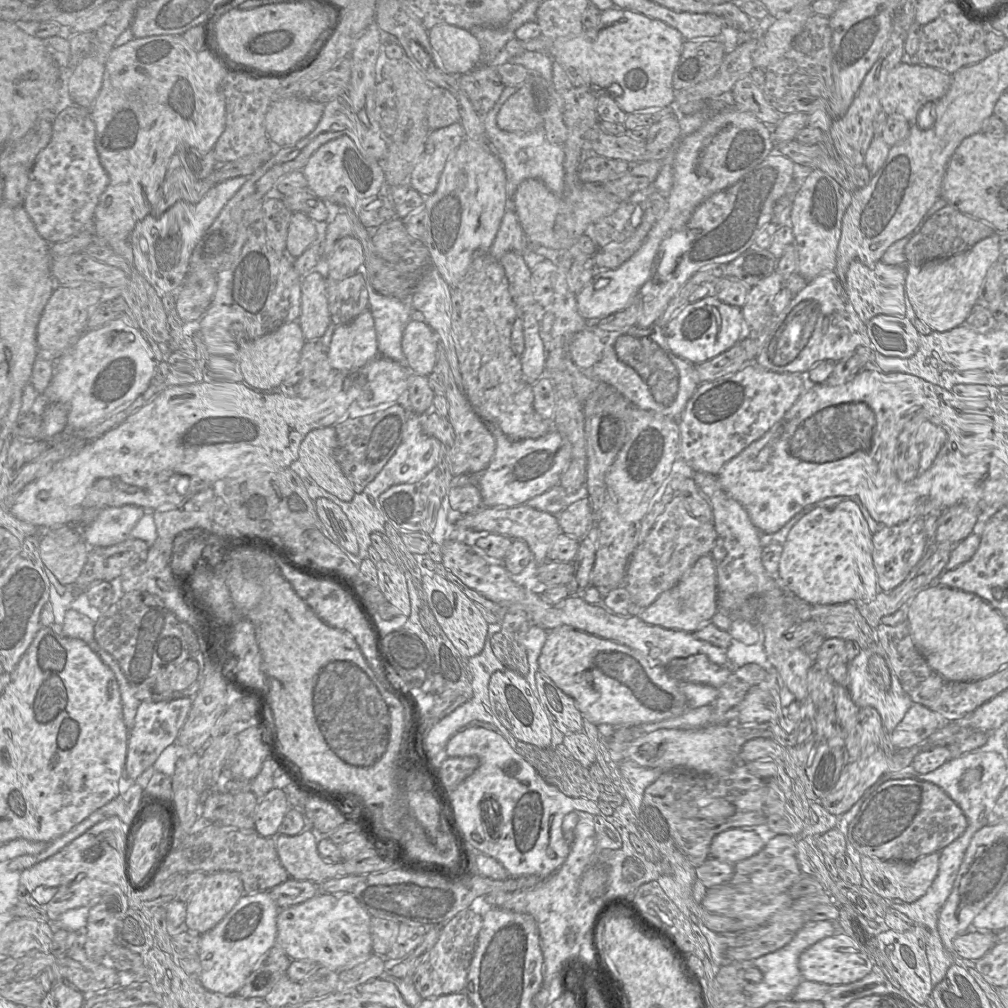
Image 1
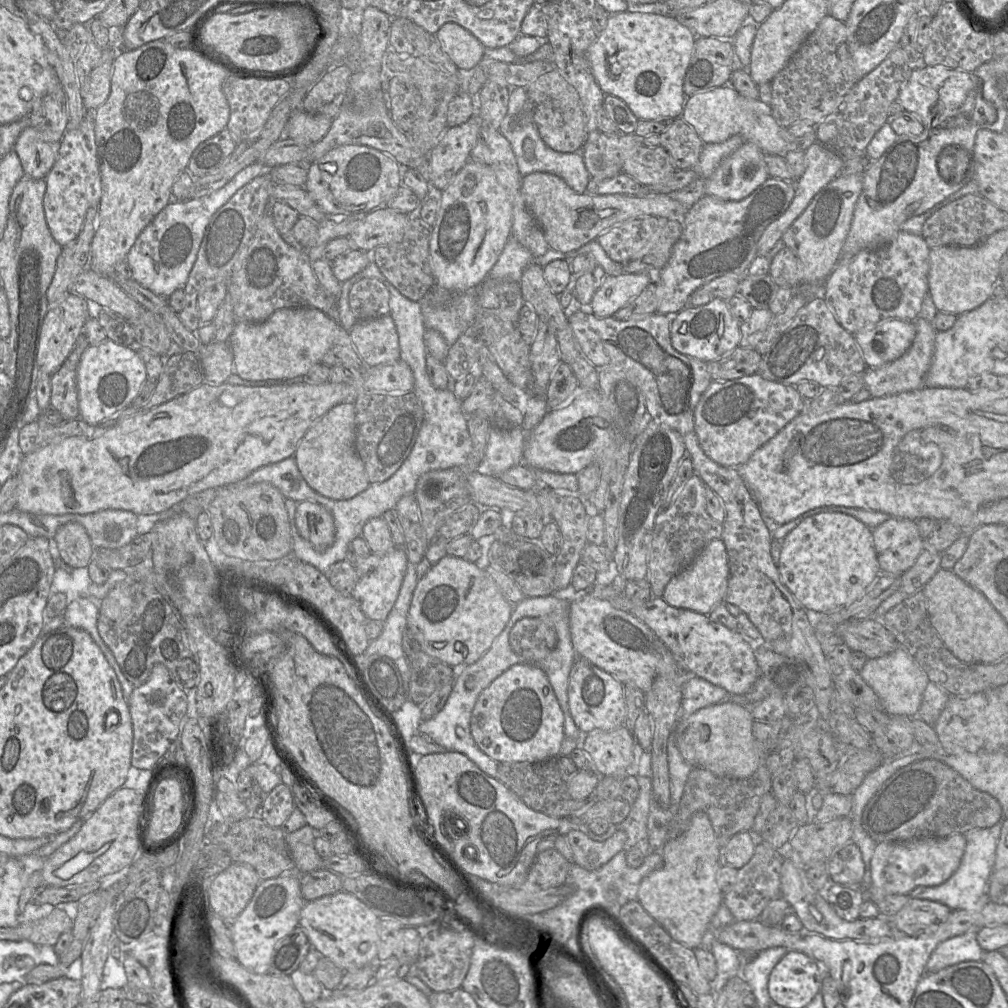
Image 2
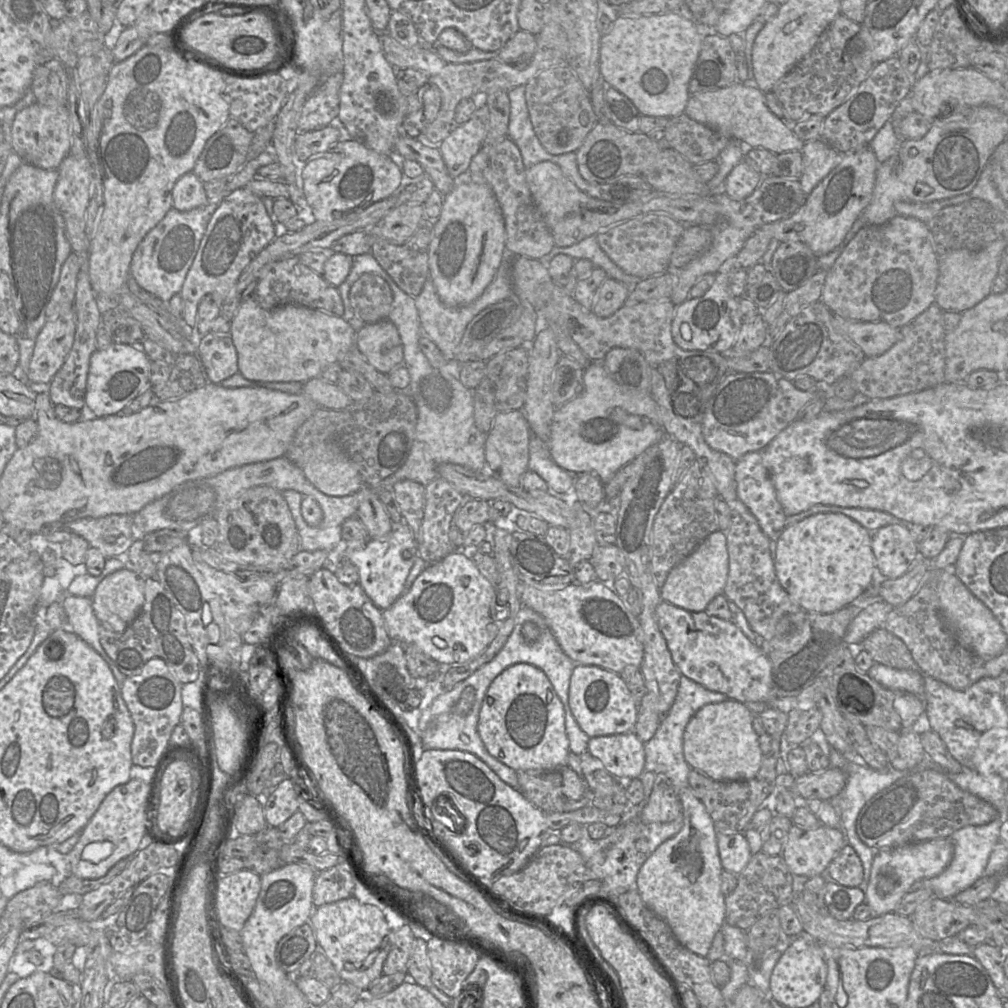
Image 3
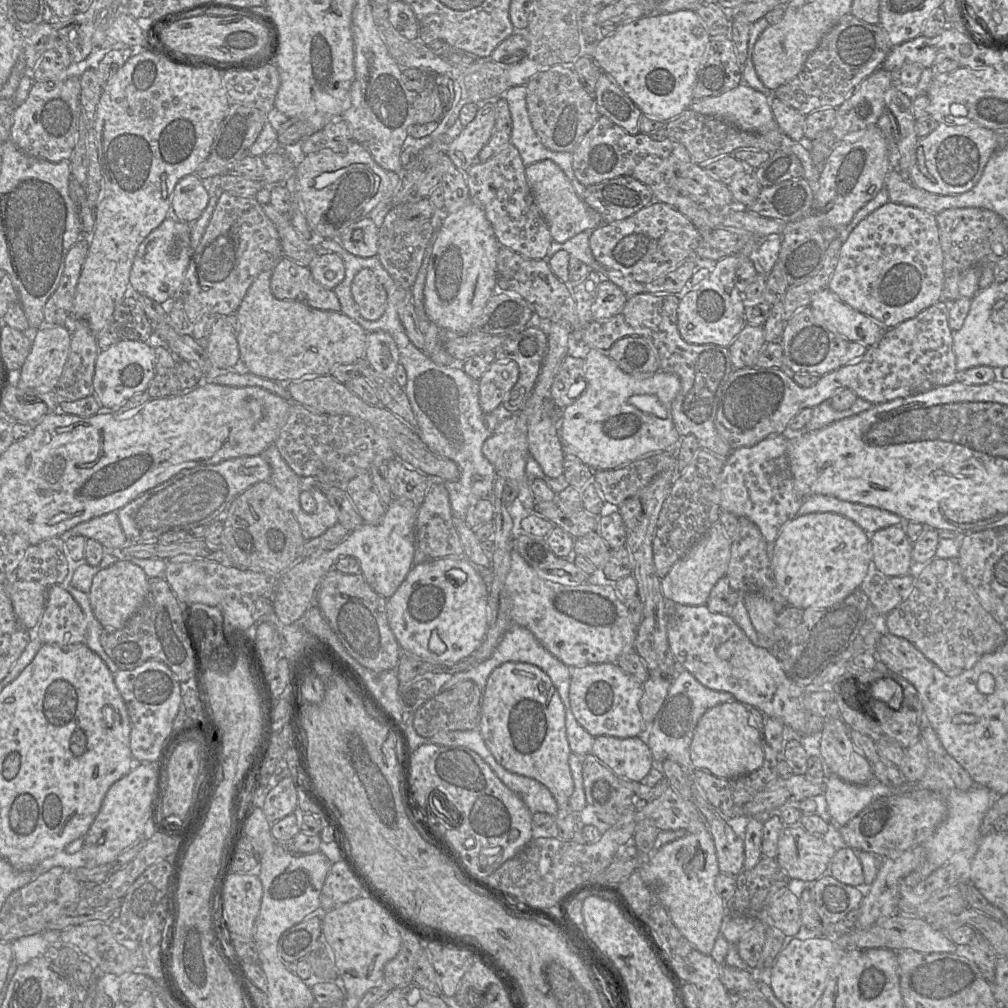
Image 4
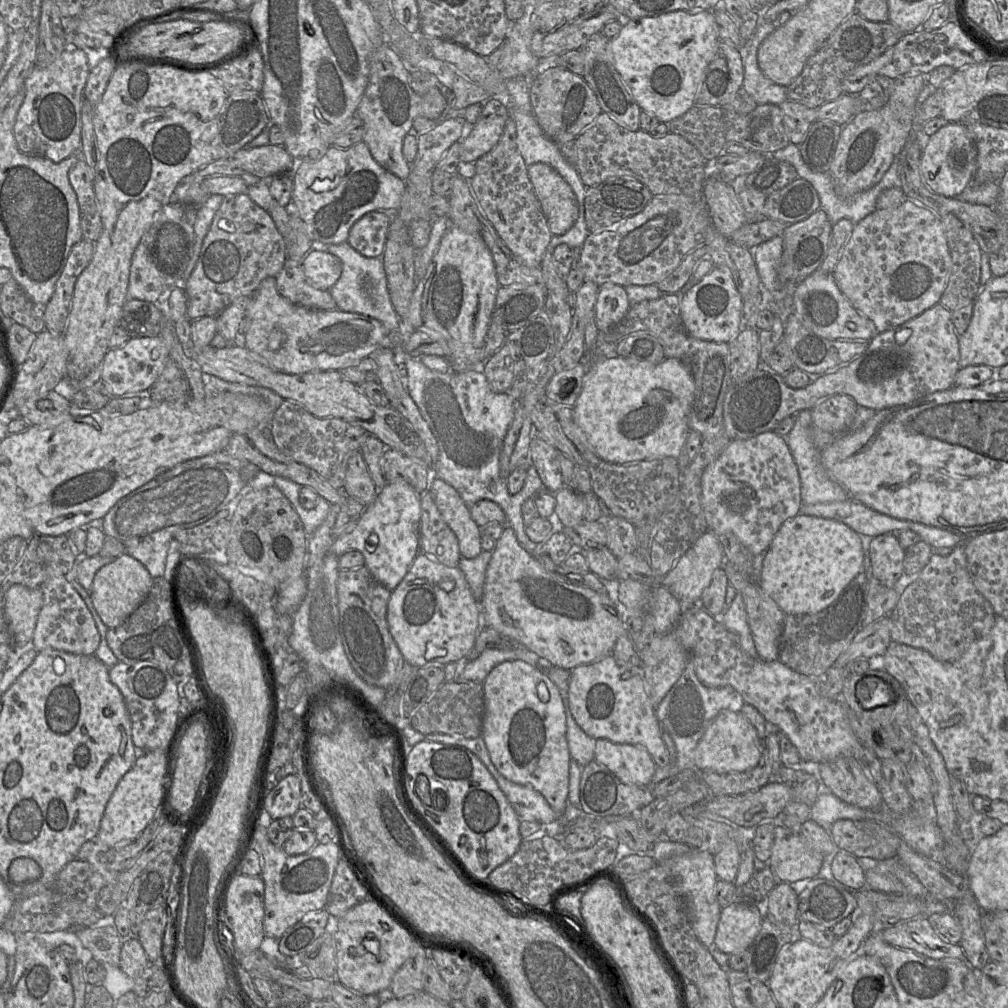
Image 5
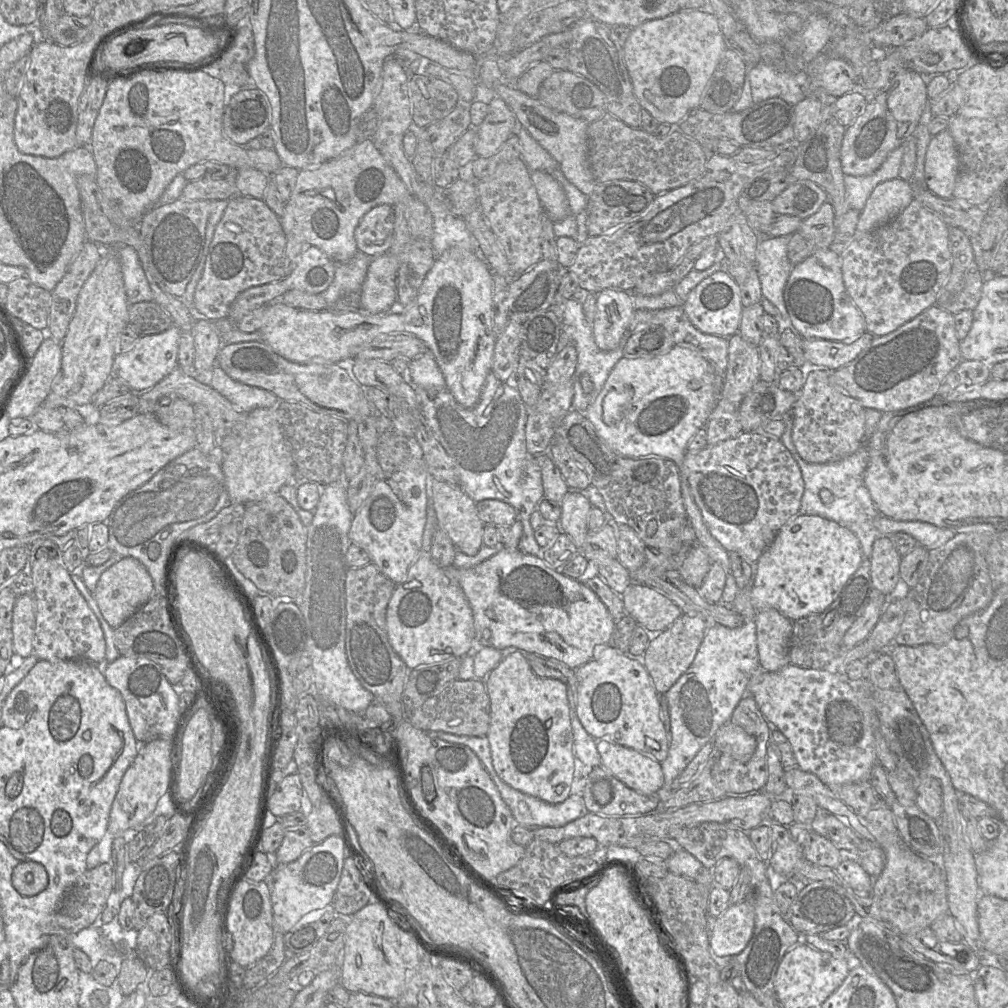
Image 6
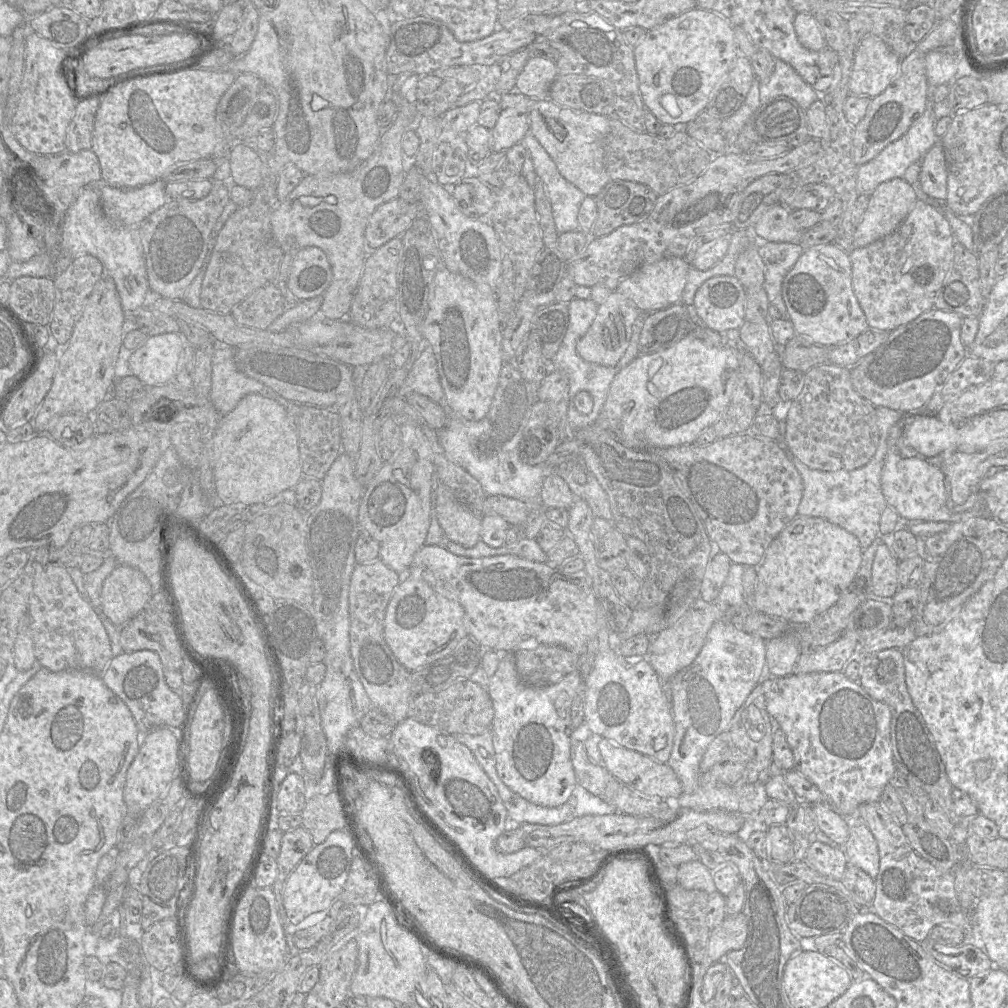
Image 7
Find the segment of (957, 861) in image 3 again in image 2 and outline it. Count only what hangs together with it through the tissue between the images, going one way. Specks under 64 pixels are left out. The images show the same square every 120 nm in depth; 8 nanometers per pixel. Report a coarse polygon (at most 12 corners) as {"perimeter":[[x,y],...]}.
{"perimeter":[[1004,821],[963,835],[959,868],[908,896],[951,910],[980,911]]}

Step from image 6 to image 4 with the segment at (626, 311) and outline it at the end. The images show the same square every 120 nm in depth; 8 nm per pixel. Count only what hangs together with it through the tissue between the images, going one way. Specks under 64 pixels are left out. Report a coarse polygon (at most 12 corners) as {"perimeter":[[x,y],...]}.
{"perimeter":[[602,279],[593,303],[593,320],[621,312],[627,295]]}

